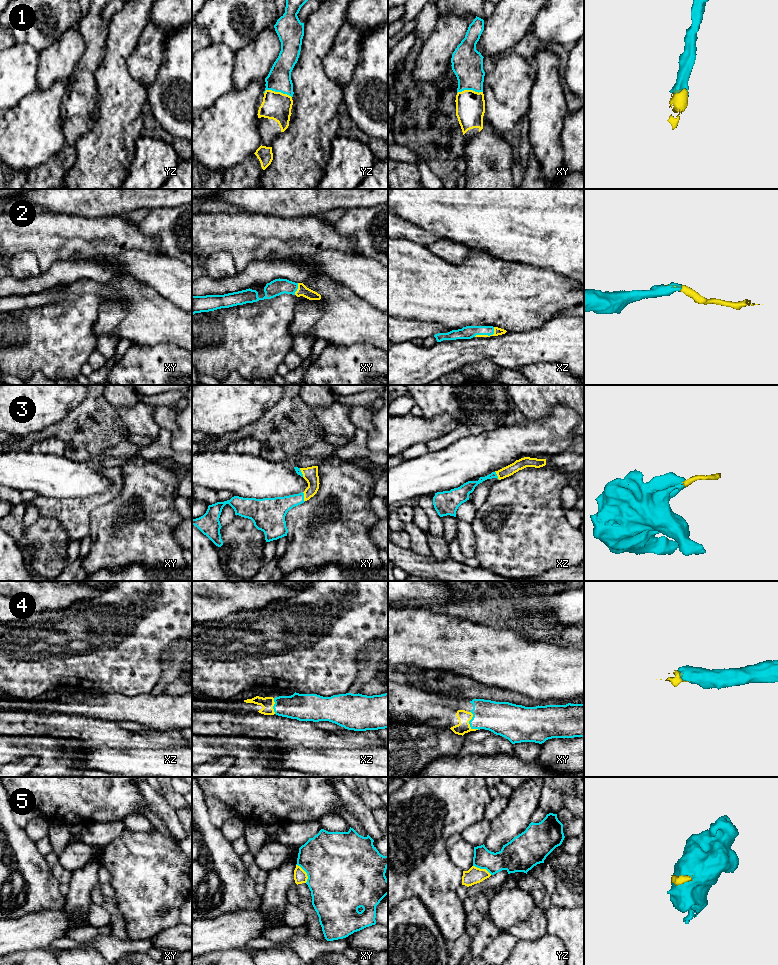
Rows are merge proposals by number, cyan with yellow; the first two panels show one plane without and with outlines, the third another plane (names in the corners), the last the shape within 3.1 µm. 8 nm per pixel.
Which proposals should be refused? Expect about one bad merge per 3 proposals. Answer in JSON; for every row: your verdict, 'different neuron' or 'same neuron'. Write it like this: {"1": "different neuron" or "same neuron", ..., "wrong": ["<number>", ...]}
{"1": "same neuron", "2": "same neuron", "3": "same neuron", "4": "same neuron", "5": "different neuron", "wrong": ["5"]}

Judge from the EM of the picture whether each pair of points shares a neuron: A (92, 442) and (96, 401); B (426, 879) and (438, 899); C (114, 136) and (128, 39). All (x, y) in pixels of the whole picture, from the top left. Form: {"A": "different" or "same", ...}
{"A": "same", "B": "same", "C": "same"}

